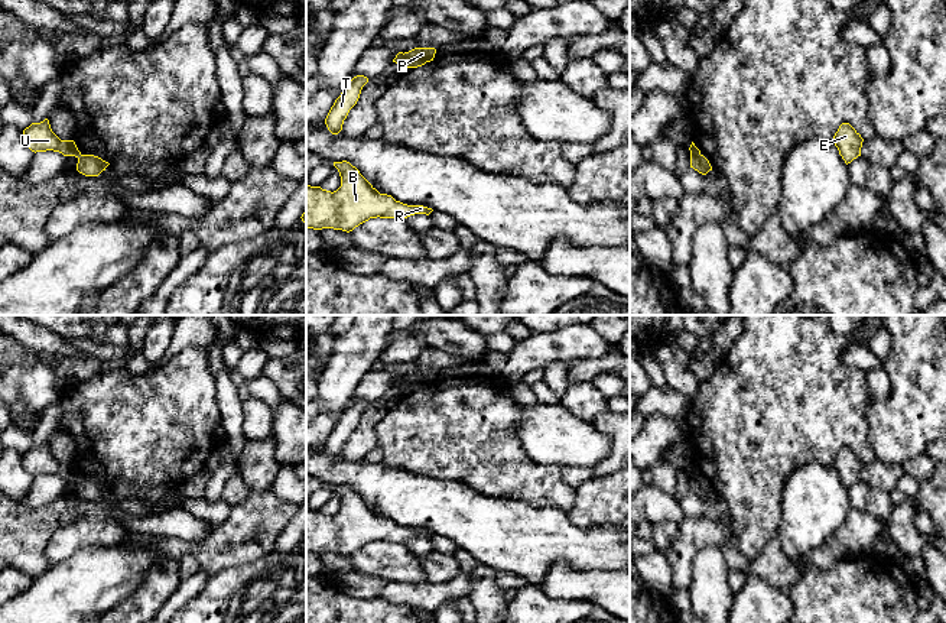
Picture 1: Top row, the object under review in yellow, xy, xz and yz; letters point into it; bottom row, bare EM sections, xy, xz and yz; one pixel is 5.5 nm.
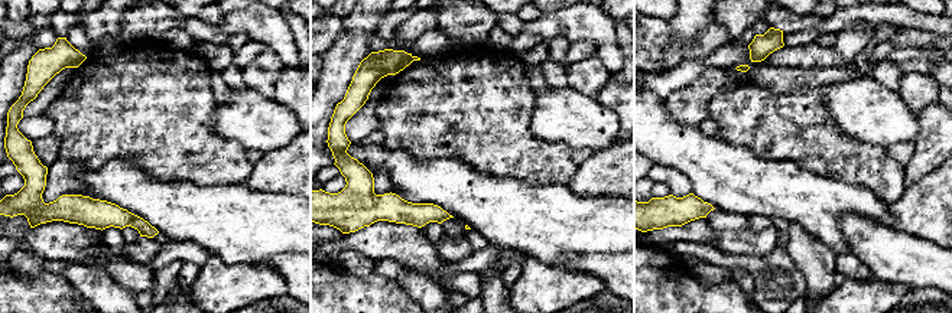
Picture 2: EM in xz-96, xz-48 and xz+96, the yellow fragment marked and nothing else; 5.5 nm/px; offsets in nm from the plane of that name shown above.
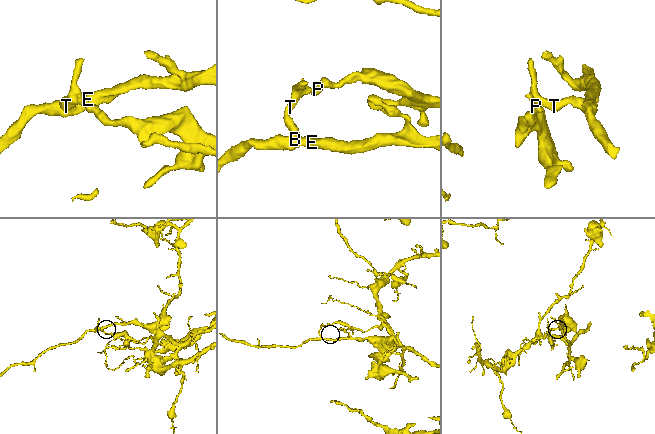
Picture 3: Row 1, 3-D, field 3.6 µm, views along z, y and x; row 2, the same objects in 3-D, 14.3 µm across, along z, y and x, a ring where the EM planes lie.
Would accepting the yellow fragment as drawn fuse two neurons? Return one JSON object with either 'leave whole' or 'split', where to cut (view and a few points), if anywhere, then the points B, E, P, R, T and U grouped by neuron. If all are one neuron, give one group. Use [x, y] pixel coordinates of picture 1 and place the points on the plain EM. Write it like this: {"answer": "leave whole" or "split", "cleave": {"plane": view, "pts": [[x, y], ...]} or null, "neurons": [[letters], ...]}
{"answer": "split", "cleave": {"plane": "xy", "pts": [[83, 479], [78, 483]]}, "neurons": [["B", "E", "R", "T", "U"], ["P"]]}

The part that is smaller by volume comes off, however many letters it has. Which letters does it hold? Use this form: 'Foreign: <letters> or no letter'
Foreign: B, E, R, T, U

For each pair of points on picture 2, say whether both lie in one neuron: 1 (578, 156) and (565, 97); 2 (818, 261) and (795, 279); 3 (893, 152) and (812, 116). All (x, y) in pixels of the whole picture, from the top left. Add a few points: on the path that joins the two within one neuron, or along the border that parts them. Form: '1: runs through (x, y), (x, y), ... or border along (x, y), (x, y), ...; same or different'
1: border along (572, 149), (591, 149), (594, 152); different
2: border along (785, 251), (802, 276), (806, 294); different
3: border along (884, 147), (903, 166); different

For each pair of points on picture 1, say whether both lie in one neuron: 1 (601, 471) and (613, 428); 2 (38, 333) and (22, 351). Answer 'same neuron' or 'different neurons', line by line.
1: same neuron
2: different neurons

